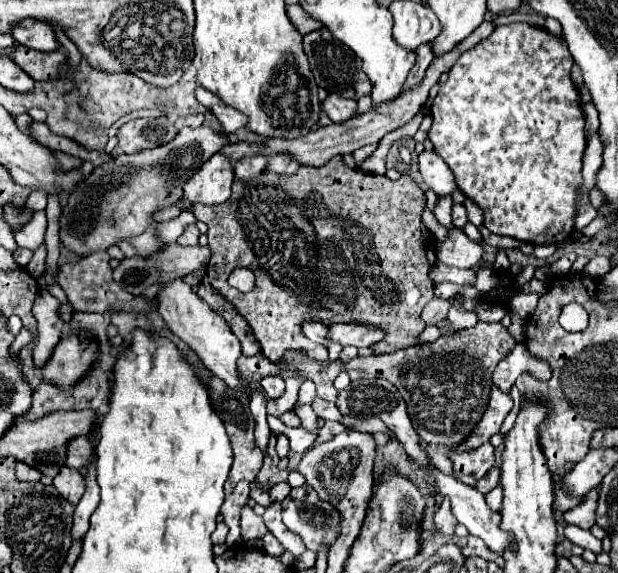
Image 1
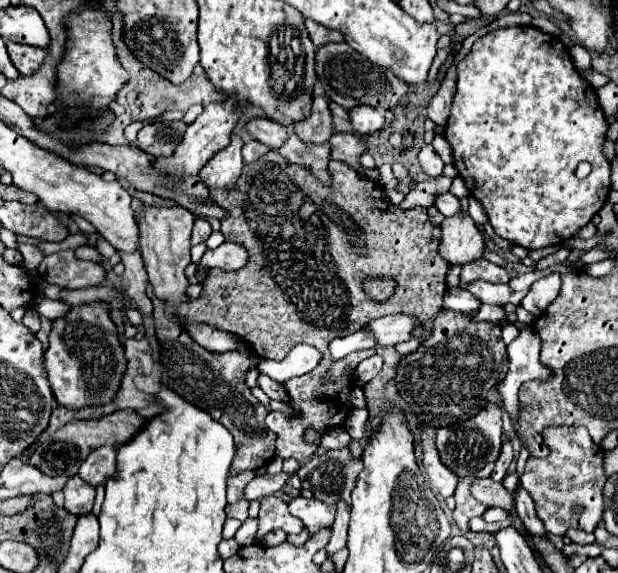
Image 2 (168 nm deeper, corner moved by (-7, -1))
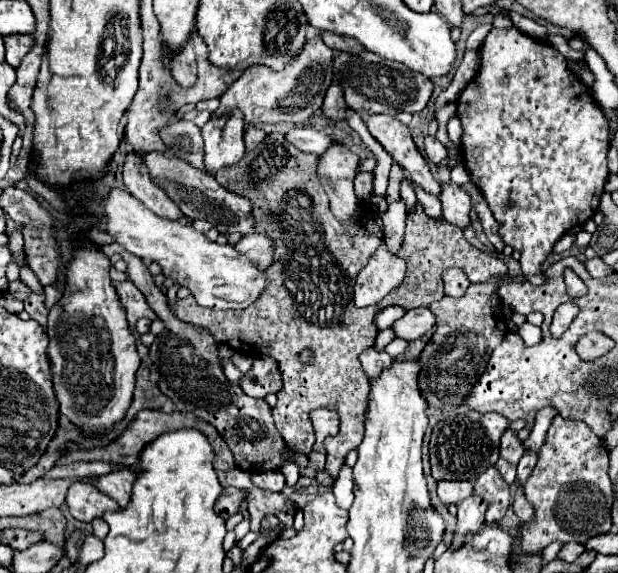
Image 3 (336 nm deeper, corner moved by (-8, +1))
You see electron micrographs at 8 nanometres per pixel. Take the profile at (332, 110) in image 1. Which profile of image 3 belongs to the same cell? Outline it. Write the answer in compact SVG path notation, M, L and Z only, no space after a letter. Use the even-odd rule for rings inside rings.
M375 114L367 120L367 128L373 138L391 154L391 158L407 170L409 178L417 184L421 184L429 194L439 194L441 184L431 176L429 164L417 150L409 128L401 124L397 118L389 118L383 114Z

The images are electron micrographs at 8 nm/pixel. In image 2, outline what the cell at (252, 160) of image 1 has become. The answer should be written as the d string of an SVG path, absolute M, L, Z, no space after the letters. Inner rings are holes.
M250 140L244 144L242 148L242 156L244 156L244 164L252 164L256 160L260 160L266 152L270 152L270 148L266 144L260 144L256 140Z

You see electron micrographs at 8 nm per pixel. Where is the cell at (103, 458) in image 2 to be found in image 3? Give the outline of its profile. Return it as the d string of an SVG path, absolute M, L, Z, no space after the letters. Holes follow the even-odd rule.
M121 468L117 472L111 472L107 476L97 476L97 488L119 502L121 508L125 508L131 500L133 482L137 476L129 468Z

